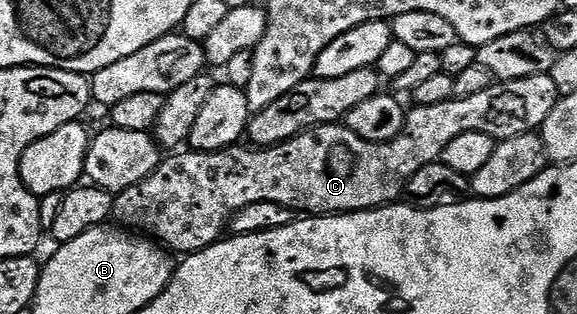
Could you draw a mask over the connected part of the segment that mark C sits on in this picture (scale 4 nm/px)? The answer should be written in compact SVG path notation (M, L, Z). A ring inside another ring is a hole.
M550 75L503 80L491 83L488 90L472 98L439 102L436 106L420 104L411 107L406 113L404 130L387 144L364 142L364 138L352 134L352 130L341 123L336 123L321 124L318 128L301 132L274 148L235 146L219 152L182 150L167 155L147 180L141 180L136 186L128 186L128 190L117 193L113 219L119 220L117 223L123 229L133 230L165 246L171 253L189 254L204 250L223 239L231 218L244 210L244 206L252 206L252 202L276 202L295 214L311 216L336 216L343 212L369 212L371 208L384 208L405 193L406 184L416 170L441 161L444 149L448 142L452 142L452 138L475 132L488 134L497 142L538 132L548 114L552 114L552 106L556 106L559 98L556 82L552 82Z

